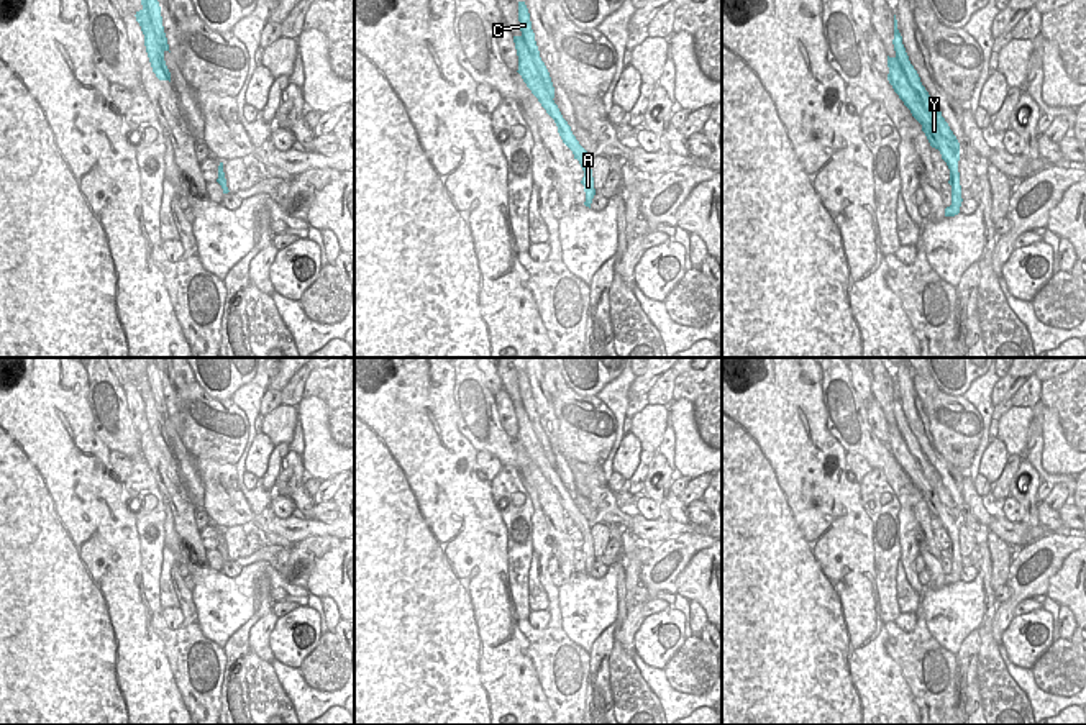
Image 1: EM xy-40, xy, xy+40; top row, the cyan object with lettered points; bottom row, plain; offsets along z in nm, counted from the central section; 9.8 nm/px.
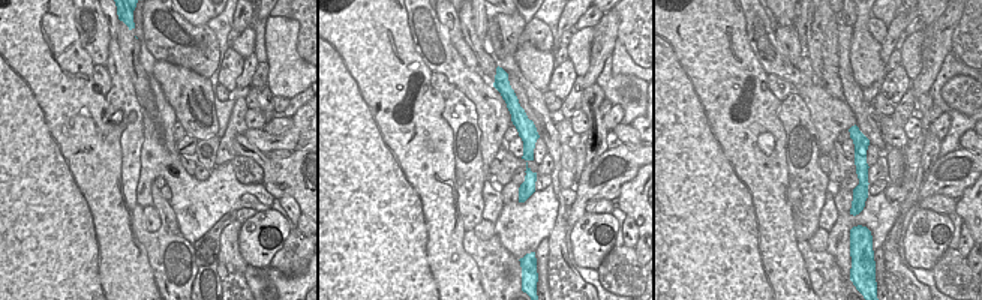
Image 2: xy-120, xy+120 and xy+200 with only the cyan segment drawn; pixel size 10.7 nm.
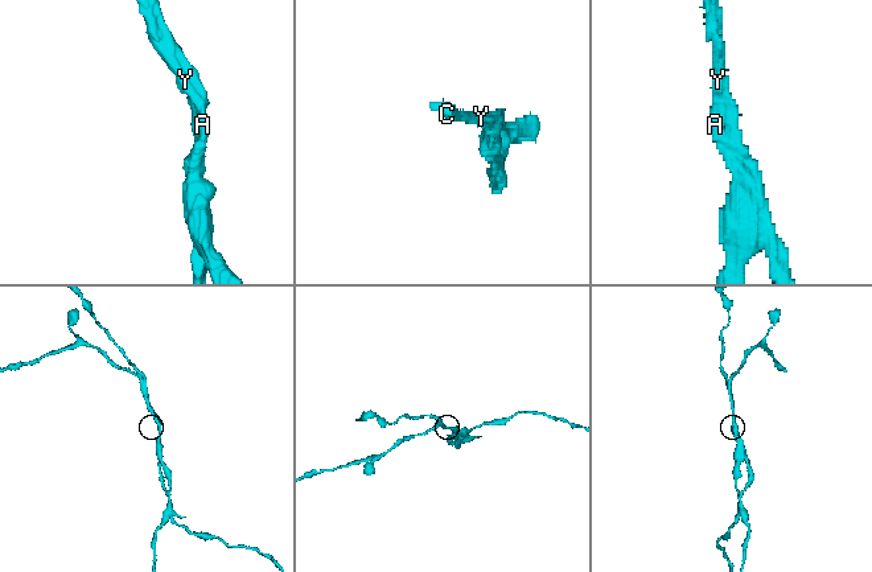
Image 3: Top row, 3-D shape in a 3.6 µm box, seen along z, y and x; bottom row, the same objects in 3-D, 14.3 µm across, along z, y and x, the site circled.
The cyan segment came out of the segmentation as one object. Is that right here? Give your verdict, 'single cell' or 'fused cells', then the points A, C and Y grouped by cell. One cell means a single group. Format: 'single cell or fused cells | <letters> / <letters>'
fused cells | A Y / C

